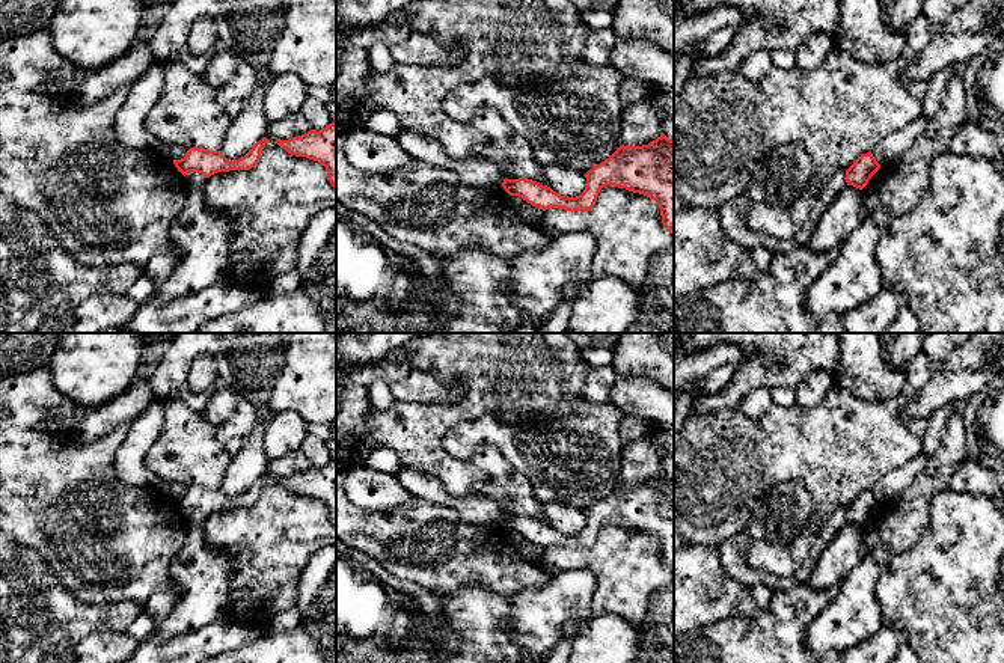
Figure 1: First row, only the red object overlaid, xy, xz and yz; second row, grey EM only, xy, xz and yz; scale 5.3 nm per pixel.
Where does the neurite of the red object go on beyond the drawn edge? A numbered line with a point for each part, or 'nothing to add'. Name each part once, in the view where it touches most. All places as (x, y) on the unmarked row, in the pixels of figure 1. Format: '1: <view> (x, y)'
nothing to add

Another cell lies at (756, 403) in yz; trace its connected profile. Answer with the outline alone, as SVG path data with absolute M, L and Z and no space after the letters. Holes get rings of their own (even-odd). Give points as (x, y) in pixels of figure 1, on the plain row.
M758 387L748 392L740 401L739 410L749 419L757 420L763 417L772 407L770 389Z

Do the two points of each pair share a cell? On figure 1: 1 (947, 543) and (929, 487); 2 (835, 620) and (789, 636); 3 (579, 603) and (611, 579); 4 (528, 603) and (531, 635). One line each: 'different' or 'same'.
1: different
2: different
3: different
4: same

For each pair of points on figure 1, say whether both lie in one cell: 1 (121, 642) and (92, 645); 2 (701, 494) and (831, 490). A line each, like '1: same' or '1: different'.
1: same
2: same

